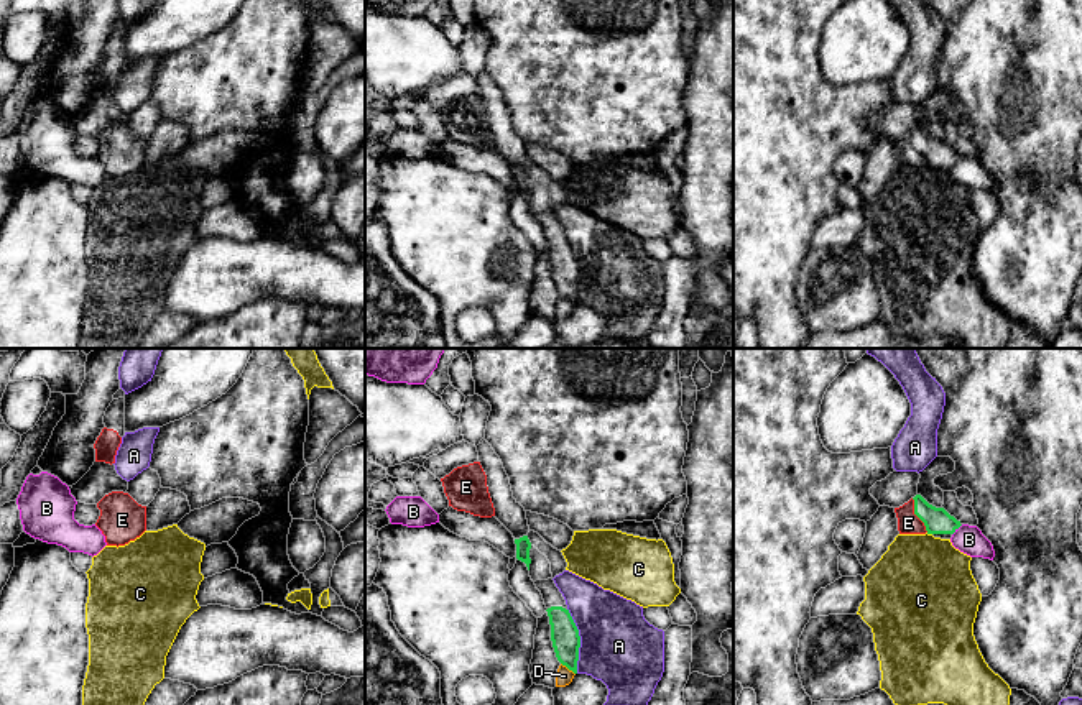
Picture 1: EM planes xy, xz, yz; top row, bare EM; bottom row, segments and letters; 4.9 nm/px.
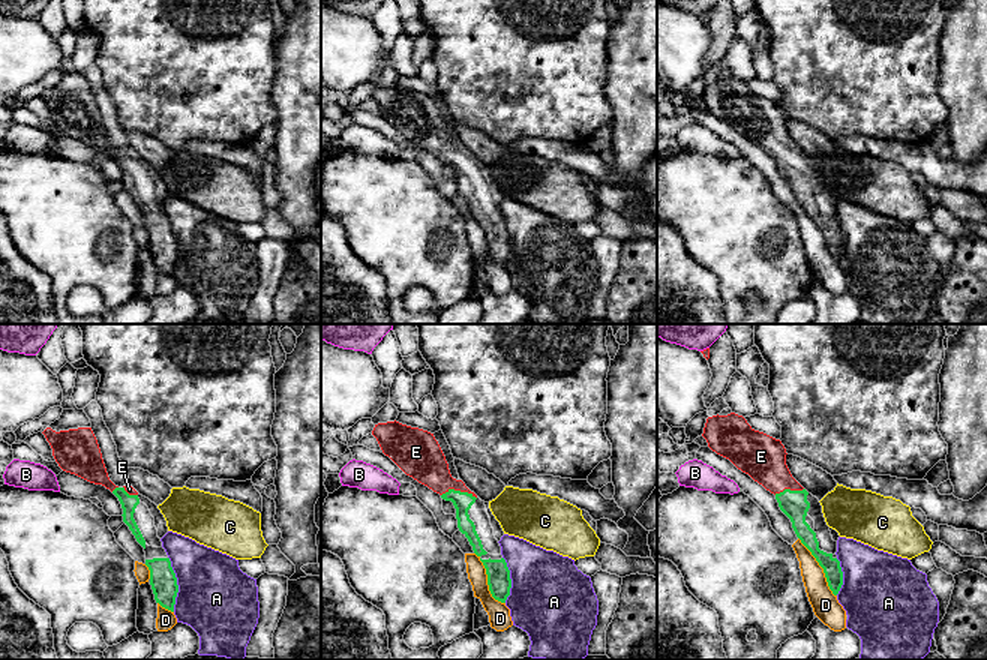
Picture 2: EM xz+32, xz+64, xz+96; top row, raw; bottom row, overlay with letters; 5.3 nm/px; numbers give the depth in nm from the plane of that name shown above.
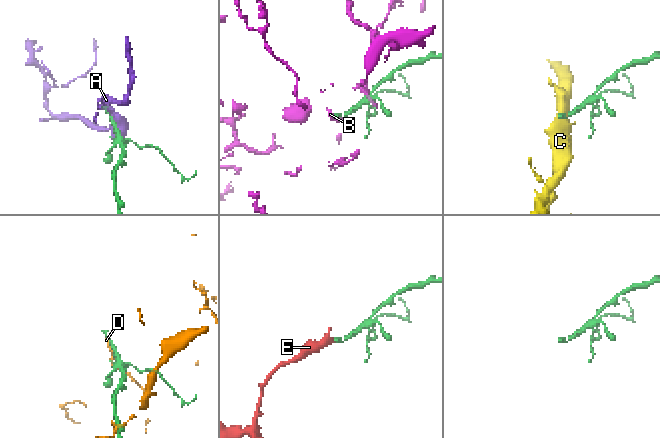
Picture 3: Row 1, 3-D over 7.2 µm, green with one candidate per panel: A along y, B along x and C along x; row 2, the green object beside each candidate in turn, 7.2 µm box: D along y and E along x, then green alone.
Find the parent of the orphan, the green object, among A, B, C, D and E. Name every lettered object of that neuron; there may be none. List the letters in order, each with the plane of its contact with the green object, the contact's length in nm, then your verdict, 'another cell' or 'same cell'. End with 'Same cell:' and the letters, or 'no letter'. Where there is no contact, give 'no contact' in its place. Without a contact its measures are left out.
A: meets green in xz; contact 320 nm long; another cell
B: meets green in yz; contact 80 nm long; another cell
C: meets green in yz; contact 30 nm long; another cell
D: meets green in xz; contact 90 nm long; another cell
E: meets green in yz; contact 190 nm long; same cell
Same cell: E

